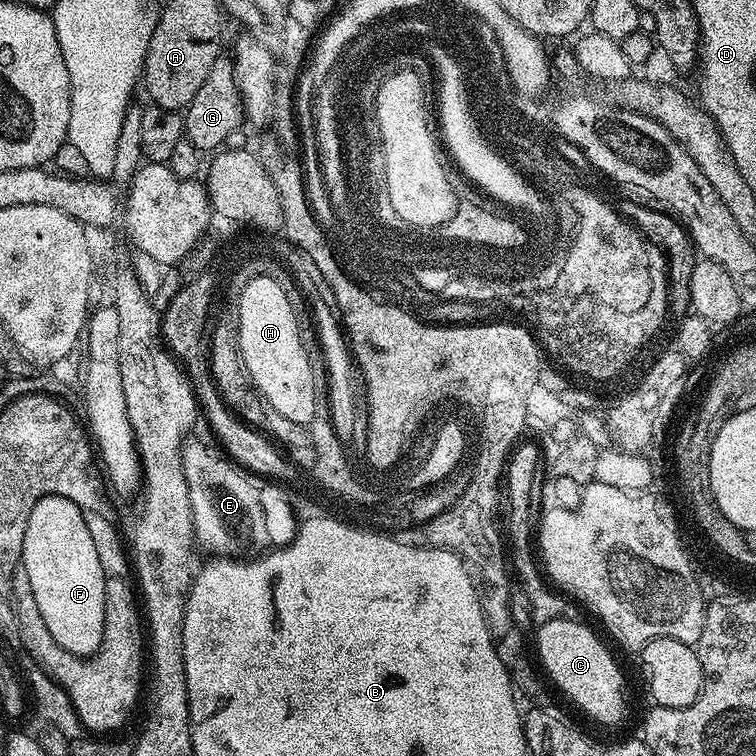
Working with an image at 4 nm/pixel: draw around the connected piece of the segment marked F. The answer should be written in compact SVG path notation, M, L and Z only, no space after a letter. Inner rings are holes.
M56 496L39 500L34 510L30 510L30 522L26 522L26 538L22 542L20 559L30 578L30 590L34 590L34 602L38 602L38 614L42 614L42 622L46 622L46 630L50 630L54 642L75 656L87 658L96 655L104 637L106 577L86 528L86 518L77 504L70 502L70 498Z

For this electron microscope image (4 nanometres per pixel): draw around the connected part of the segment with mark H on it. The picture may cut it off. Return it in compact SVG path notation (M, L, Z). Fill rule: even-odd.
M275 275L256 276L245 287L241 287L239 310L244 313L244 326L239 330L240 338L240 357L244 359L244 371L248 373L248 379L253 386L264 395L264 400L282 418L290 418L290 422L298 422L308 426L314 418L318 403L316 403L316 383L318 377L313 372L308 372L313 357L308 356L306 341L302 335L301 321L290 310L289 299L284 297L284 291L278 291L278 282Z

